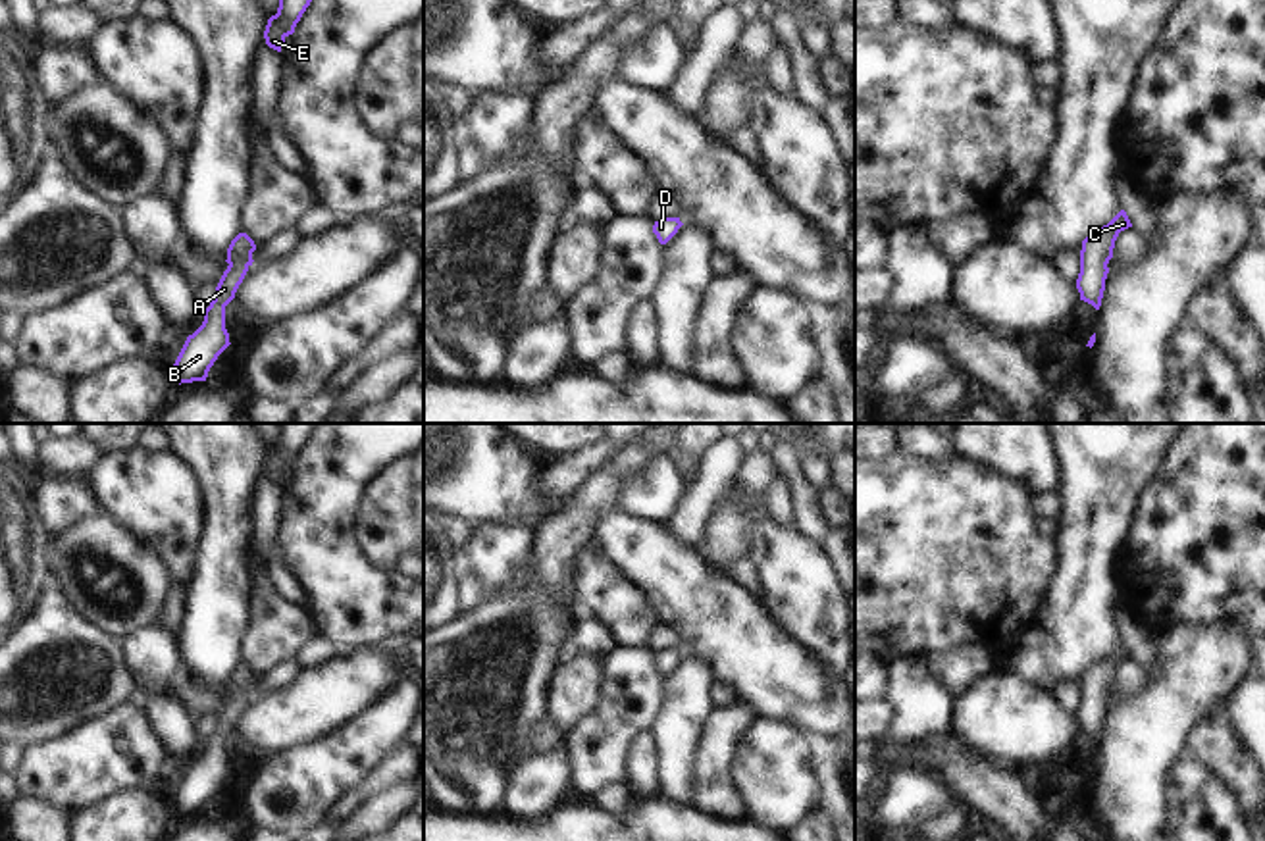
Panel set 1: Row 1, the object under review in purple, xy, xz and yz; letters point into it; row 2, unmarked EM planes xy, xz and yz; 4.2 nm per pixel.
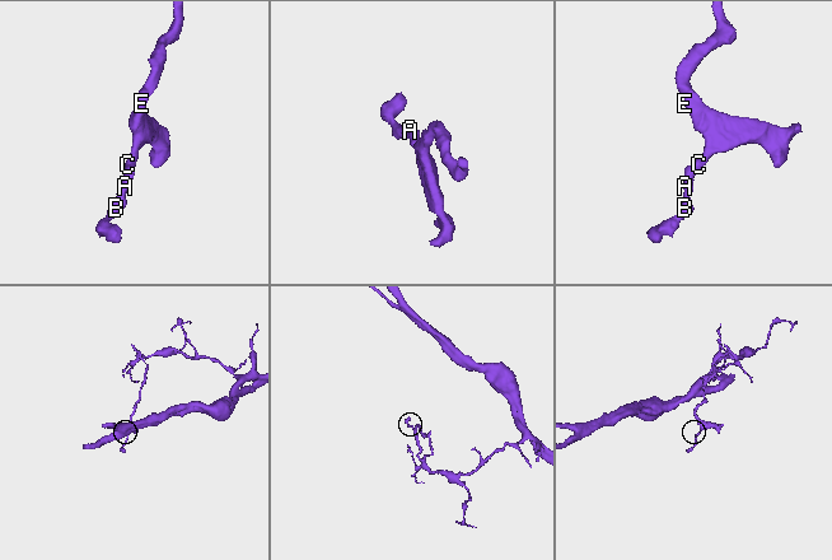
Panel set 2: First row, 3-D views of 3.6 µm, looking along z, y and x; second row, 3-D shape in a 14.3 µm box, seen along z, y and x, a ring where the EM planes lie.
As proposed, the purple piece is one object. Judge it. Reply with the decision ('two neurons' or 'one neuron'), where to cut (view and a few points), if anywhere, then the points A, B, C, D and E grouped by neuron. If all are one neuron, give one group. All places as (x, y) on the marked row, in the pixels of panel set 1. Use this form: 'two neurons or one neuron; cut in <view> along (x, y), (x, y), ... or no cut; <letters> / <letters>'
one neuron; no cut; A B C D E

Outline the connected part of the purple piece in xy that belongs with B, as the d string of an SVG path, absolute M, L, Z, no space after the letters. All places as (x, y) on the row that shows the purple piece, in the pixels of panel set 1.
M239 233L227 248L227 269L223 271L214 300L204 310L202 325L187 337L175 364L171 366L179 385L206 381L218 356L231 344L225 329L225 306L235 298L248 268L252 266L254 241Z

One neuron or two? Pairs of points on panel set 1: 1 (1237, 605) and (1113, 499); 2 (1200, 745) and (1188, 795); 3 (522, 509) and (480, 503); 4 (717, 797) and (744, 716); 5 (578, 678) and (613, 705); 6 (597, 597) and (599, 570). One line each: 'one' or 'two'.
1: two
2: two
3: one
4: one
5: two
6: one

